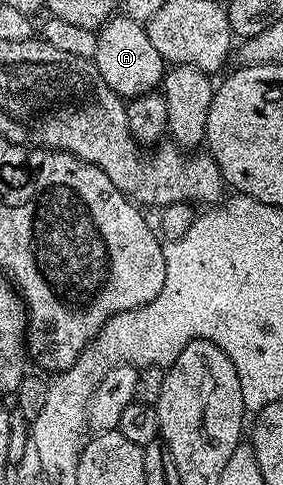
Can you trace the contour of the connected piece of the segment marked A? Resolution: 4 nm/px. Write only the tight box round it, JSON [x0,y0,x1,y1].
[92,16,167,100]

